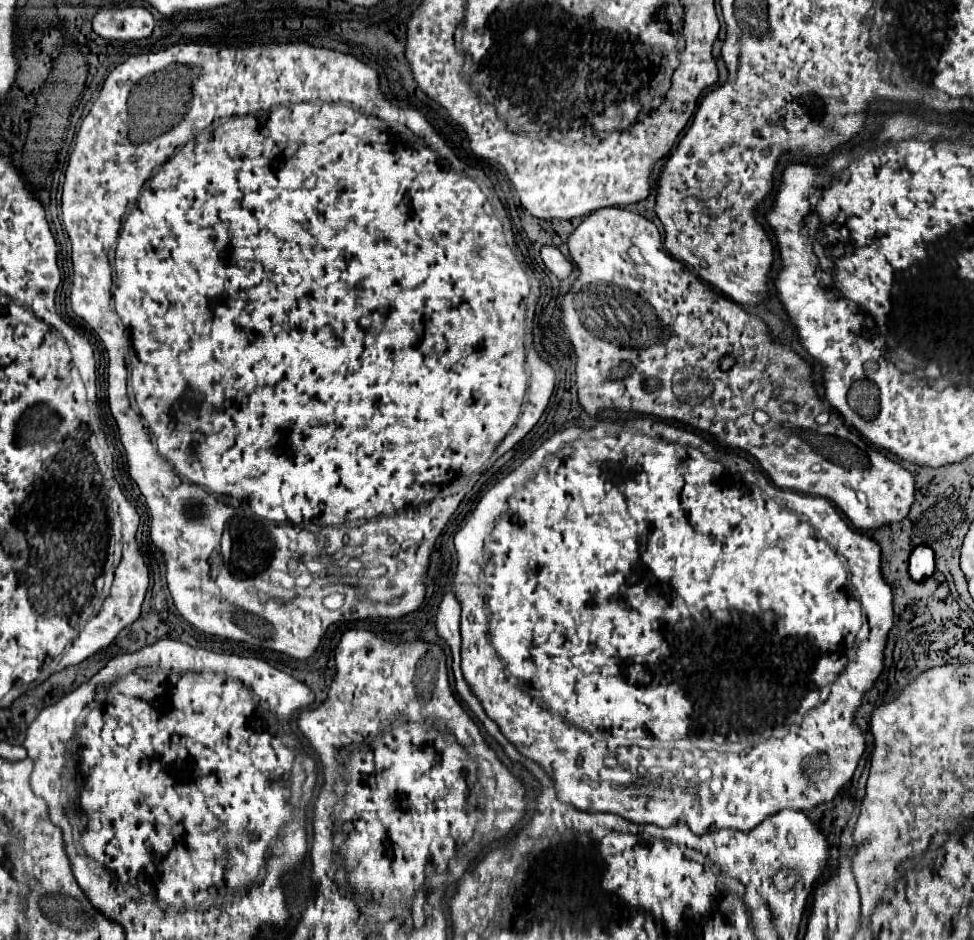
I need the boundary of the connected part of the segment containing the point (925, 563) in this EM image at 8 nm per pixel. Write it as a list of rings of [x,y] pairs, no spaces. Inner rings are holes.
[[[918,546],[910,556],[910,578],[922,582],[934,572],[934,552],[928,546]]]

